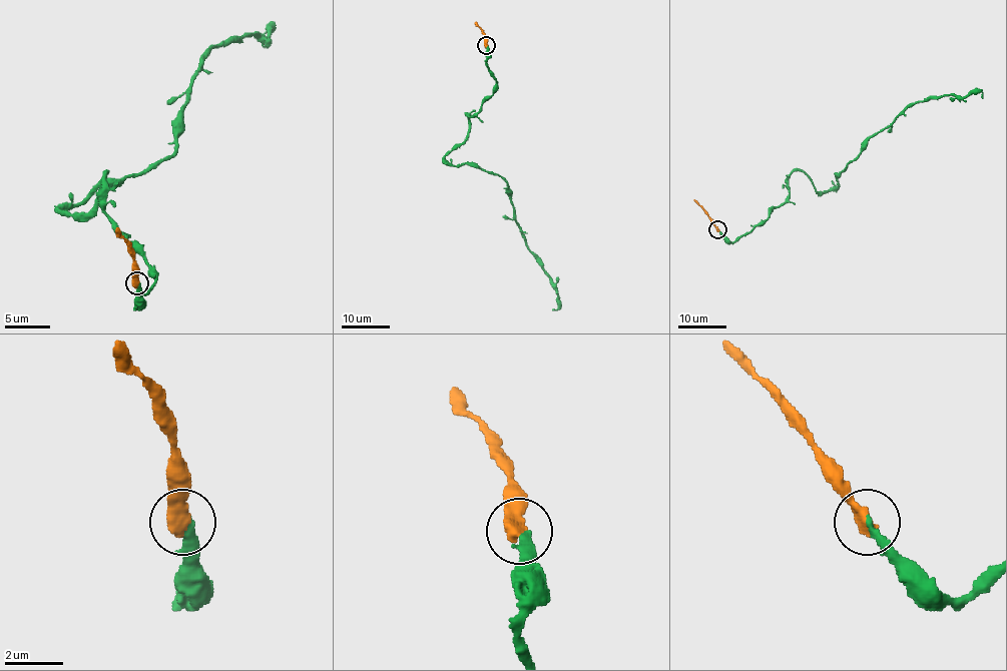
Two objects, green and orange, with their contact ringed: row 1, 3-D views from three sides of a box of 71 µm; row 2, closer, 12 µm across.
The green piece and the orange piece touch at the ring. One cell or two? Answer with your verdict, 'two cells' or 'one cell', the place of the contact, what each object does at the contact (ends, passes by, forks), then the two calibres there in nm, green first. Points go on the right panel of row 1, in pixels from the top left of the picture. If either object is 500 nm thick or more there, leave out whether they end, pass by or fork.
one cell | (717, 229) | 280/550 nm

